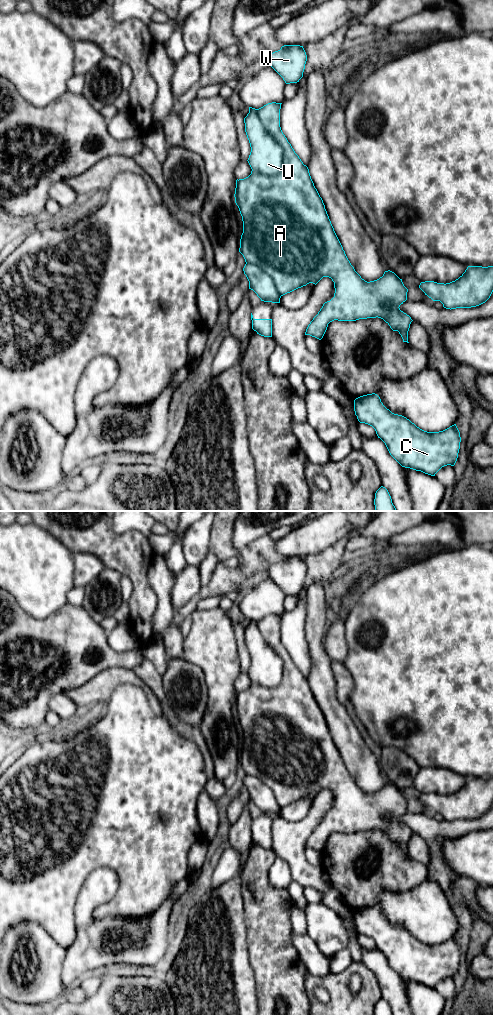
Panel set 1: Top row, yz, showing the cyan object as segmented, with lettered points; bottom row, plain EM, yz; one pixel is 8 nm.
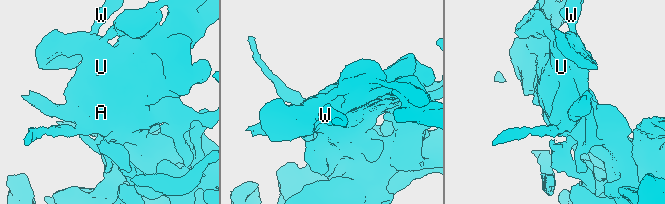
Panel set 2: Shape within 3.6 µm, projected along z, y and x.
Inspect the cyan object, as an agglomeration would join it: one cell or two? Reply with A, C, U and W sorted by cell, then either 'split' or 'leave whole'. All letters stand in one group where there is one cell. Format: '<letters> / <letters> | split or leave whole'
A C U W | leave whole

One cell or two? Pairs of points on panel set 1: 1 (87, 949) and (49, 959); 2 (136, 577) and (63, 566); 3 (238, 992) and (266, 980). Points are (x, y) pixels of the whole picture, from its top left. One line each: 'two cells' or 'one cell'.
1: two cells
2: two cells
3: two cells

